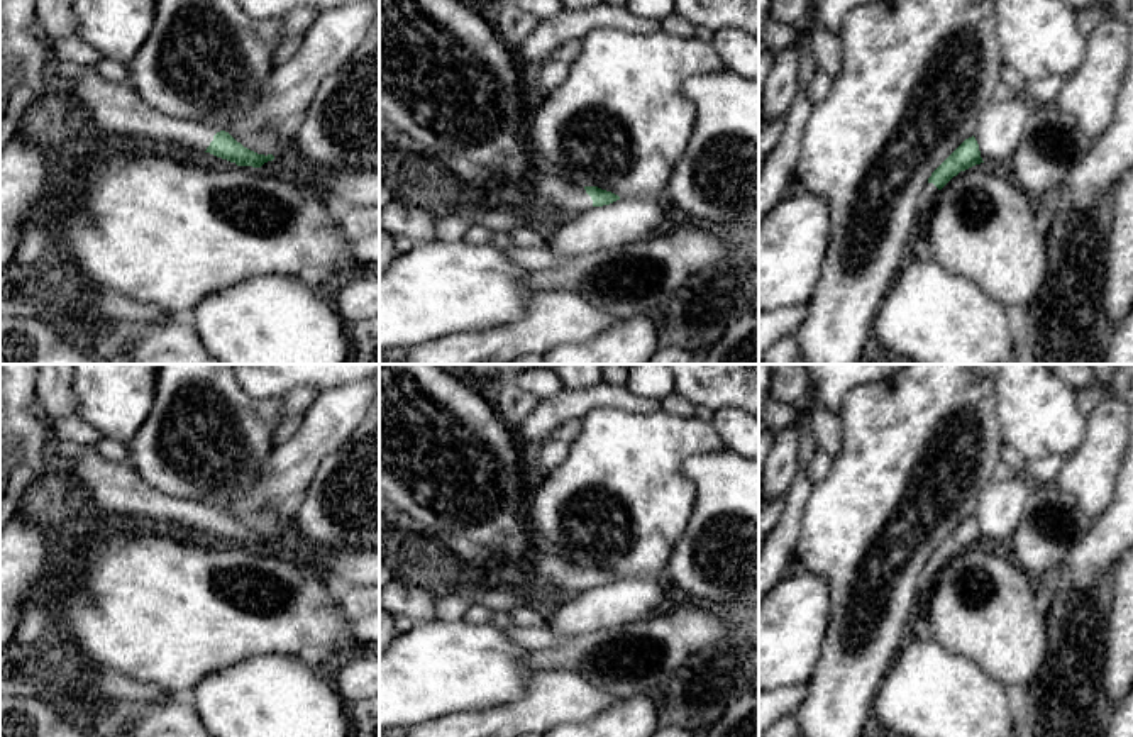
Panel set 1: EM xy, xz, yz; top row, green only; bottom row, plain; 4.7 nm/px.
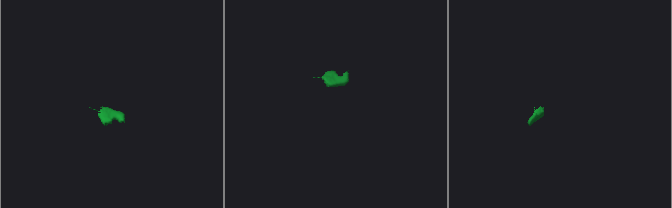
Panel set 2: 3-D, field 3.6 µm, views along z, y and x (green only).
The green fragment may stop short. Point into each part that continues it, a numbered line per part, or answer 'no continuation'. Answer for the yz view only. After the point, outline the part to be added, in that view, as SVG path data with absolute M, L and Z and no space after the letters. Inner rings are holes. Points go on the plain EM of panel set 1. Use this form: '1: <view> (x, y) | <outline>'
1: yz (930, 571) | M926 561L926 564L918 578L920 605L923 603L925 596L931 591L938 573L940 573L940 569L933 562Z

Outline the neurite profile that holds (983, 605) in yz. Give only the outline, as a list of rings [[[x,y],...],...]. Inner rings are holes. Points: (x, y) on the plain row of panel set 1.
[[[986,542],[953,556],[928,596],[931,639],[967,656],[994,681],[1030,691],[1043,666],[1048,623],[1026,571]]]

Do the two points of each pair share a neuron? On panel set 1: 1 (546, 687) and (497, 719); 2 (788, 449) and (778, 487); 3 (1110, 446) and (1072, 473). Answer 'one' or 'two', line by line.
1: one
2: one
3: one

